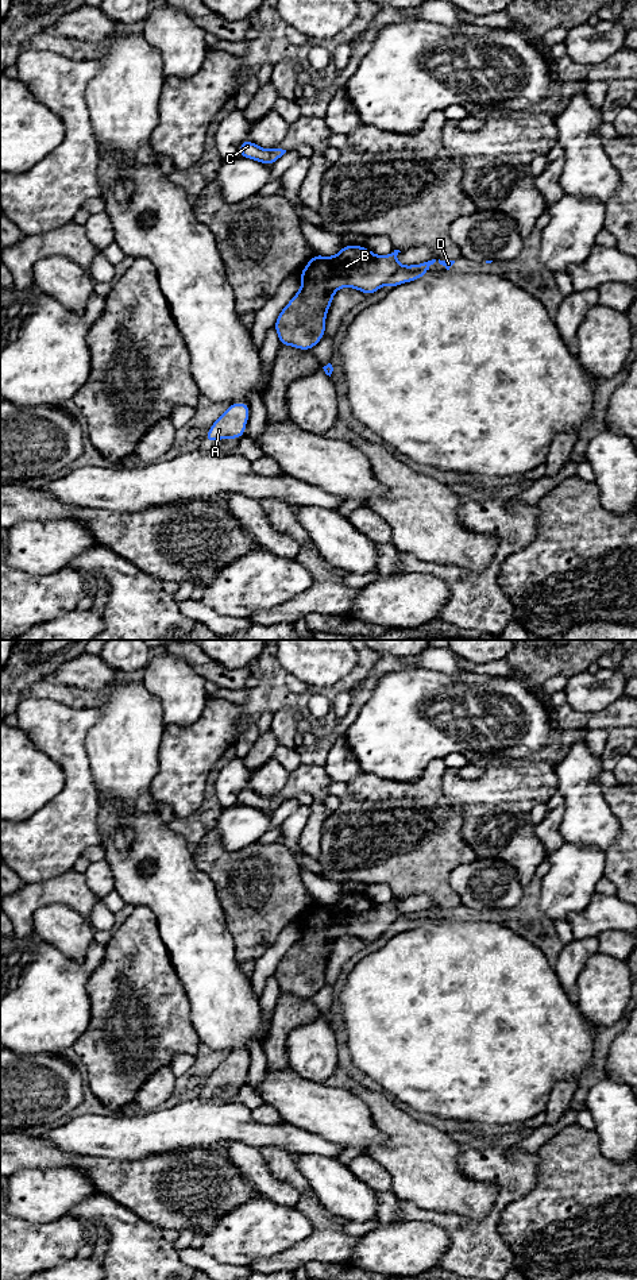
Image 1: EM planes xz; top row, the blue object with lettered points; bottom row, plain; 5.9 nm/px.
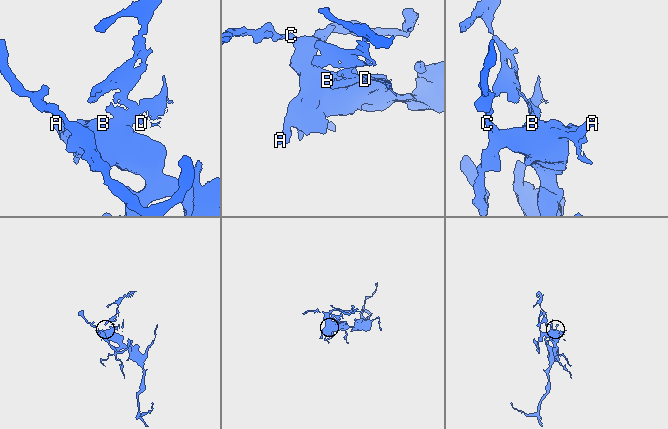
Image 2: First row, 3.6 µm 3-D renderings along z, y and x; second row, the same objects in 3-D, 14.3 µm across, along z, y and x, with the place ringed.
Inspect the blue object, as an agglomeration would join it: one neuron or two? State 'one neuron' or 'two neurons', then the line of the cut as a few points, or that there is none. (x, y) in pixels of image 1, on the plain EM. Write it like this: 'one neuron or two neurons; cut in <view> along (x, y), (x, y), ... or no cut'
one neuron; no cut

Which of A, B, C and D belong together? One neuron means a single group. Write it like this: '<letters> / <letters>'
A B C D

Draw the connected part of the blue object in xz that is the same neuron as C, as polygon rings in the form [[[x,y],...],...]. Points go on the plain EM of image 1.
[[[248,787],[239,794],[239,805],[250,806],[263,813],[274,813],[285,801],[286,798],[282,797],[262,797]]]

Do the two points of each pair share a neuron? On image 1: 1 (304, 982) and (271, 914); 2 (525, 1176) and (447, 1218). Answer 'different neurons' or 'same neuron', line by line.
1: different neurons
2: same neuron

